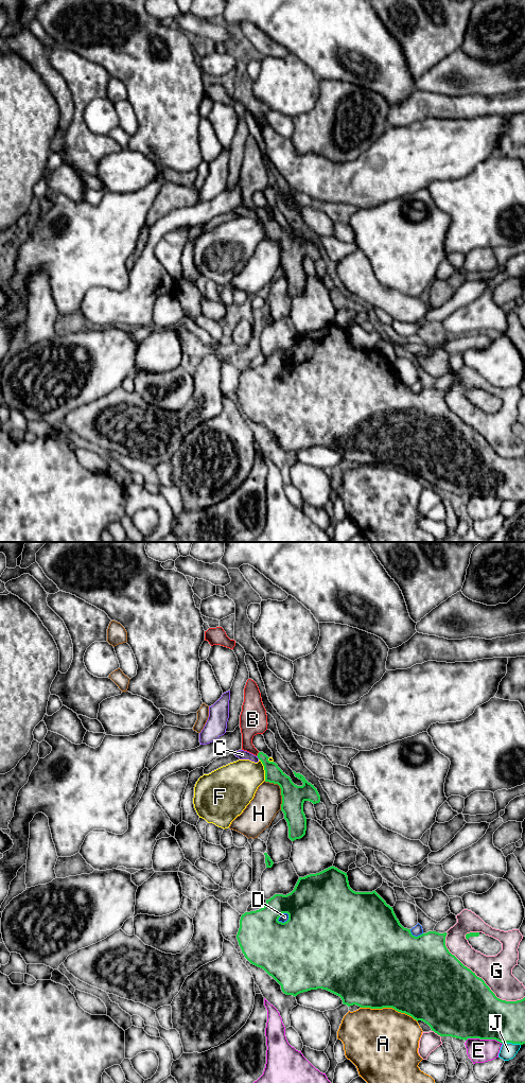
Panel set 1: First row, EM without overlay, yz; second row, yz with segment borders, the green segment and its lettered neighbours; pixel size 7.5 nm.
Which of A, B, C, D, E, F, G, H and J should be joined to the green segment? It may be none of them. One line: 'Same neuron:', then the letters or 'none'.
Same neuron: B

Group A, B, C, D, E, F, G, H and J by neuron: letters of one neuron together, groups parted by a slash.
A / B / C / D / E / F / G / H / J

